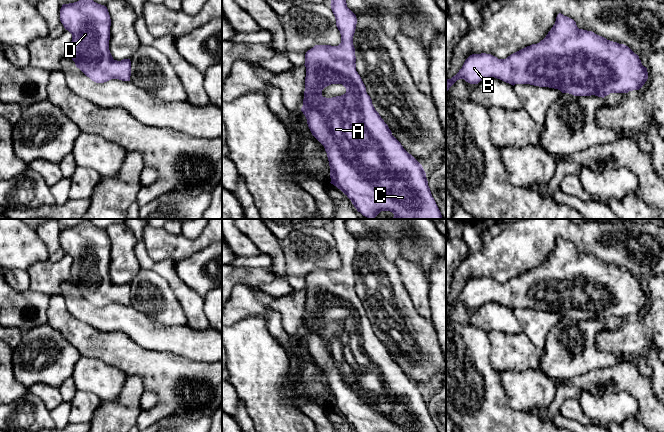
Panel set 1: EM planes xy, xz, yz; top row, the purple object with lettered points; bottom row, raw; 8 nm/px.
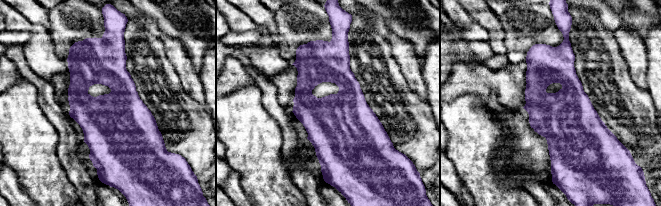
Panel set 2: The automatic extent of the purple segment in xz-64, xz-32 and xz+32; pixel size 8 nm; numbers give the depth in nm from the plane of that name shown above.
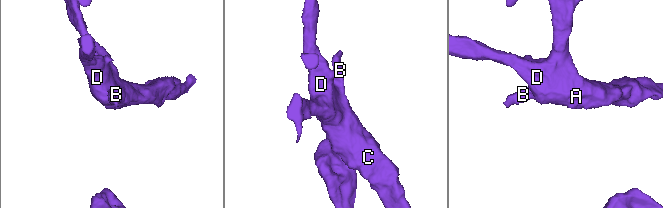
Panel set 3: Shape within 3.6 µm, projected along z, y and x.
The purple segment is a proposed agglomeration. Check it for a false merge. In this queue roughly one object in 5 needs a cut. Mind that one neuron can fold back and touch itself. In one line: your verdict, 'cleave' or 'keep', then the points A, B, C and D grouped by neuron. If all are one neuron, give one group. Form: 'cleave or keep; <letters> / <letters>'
keep; A B C D

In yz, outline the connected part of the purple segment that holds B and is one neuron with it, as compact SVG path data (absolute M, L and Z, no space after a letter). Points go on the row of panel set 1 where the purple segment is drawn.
M559 13L555 24L543 40L511 54L506 59L498 59L486 53L470 55L459 72L451 79L446 79L446 92L459 79L464 79L470 84L478 84L489 77L500 79L513 86L515 84L530 84L558 89L562 93L574 96L595 95L604 98L610 93L628 93L639 90L647 81L648 72L647 68L642 65L639 56L628 46L607 40L592 31L579 29L573 19Z

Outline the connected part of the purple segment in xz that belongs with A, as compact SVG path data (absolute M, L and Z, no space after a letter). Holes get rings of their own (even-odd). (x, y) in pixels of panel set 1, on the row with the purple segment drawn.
M331 0L330 5L341 34L341 43L338 46L315 45L306 52L305 91L301 108L312 135L324 146L327 153L330 183L340 189L351 200L357 211L369 219L374 219L381 211L392 212L394 217L390 219L442 219L422 165L392 135L388 125L375 110L366 87L356 71L353 45L356 15L347 7L346 0ZM331 84L342 84L346 88L346 93L332 98L323 97L322 90Z

